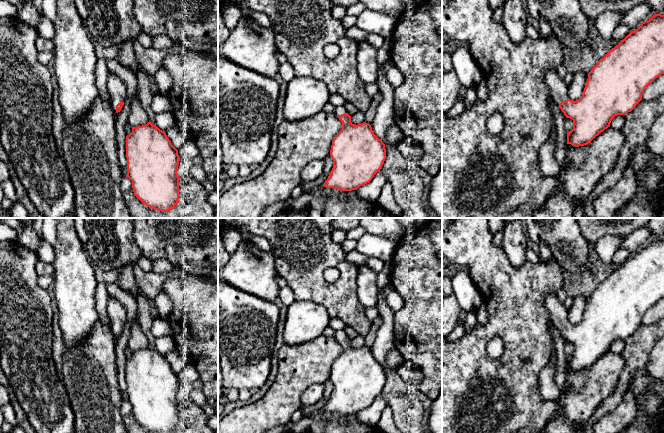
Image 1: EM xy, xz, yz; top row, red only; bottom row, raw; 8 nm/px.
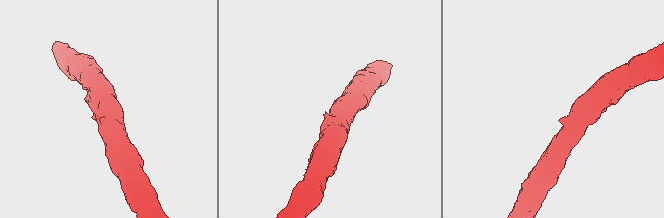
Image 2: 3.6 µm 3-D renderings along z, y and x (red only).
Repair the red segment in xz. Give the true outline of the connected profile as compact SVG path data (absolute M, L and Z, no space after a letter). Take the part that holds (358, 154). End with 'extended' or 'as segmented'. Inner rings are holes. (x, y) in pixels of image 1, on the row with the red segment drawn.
M344 106L336 107L334 113L342 122L342 129L332 141L330 156L333 160L333 168L323 186L342 191L357 190L360 186L369 183L382 169L386 159L385 144L374 134L369 123L353 124Z; extended

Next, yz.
M654 14L649 20L631 31L618 45L601 58L588 73L582 96L576 100L568 98L568 86L558 76L557 70L545 72L550 96L566 118L573 120L573 129L567 133L567 144L584 146L610 127L617 115L631 112L642 100L646 87L664 74L664 15Z; extended

